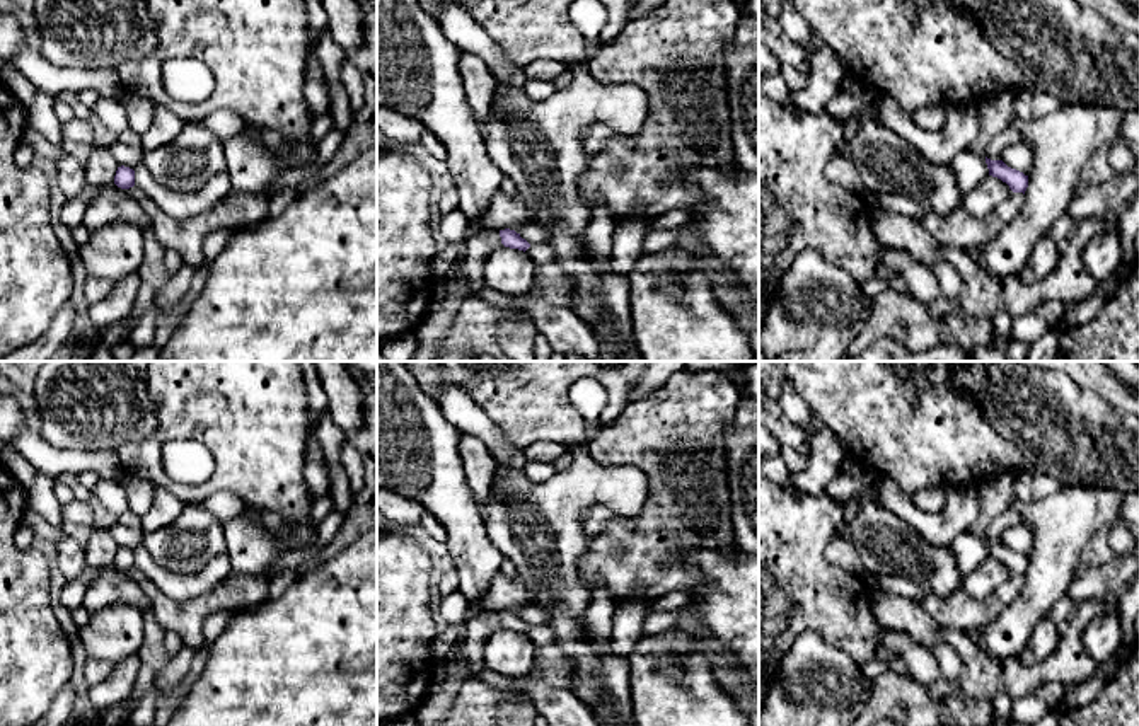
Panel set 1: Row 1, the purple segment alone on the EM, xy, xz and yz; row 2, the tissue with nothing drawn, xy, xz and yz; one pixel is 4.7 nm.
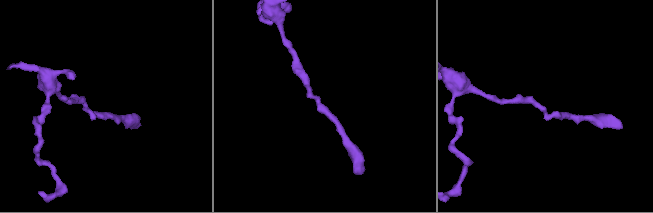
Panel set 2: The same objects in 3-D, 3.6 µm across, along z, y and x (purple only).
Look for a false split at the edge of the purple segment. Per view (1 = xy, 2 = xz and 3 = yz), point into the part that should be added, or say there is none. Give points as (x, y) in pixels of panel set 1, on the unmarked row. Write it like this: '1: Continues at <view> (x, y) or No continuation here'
1: No continuation here
2: No continuation here
3: No continuation here

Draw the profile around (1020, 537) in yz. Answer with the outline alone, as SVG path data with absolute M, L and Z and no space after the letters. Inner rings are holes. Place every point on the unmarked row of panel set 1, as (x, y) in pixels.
M1018 523L1018 525L1008 528L1003 533L1001 540L1008 549L1023 554L1025 557L1028 557L1032 554L1033 532L1030 530L1028 523Z

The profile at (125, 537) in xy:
M121 523L113 525L111 528L107 528L107 532L111 533L119 549L124 547L135 552L136 547L143 544L143 532L131 530Z

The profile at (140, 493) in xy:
M121 472L116 482L124 489L128 510L142 516L153 503L157 486L150 481Z

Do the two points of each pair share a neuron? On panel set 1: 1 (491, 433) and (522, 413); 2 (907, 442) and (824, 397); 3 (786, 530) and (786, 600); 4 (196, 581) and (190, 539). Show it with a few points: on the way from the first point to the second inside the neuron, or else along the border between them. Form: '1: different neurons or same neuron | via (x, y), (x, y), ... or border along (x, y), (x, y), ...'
1: different neurons | border along (473, 399), (503, 437), (522, 452)
2: same neuron | via (887, 421), (861, 397), (844, 397)
3: same neuron | via (786, 547), (786, 583)
4: different neurons | border along (225, 551), (190, 573), (173, 573), (156, 563)

